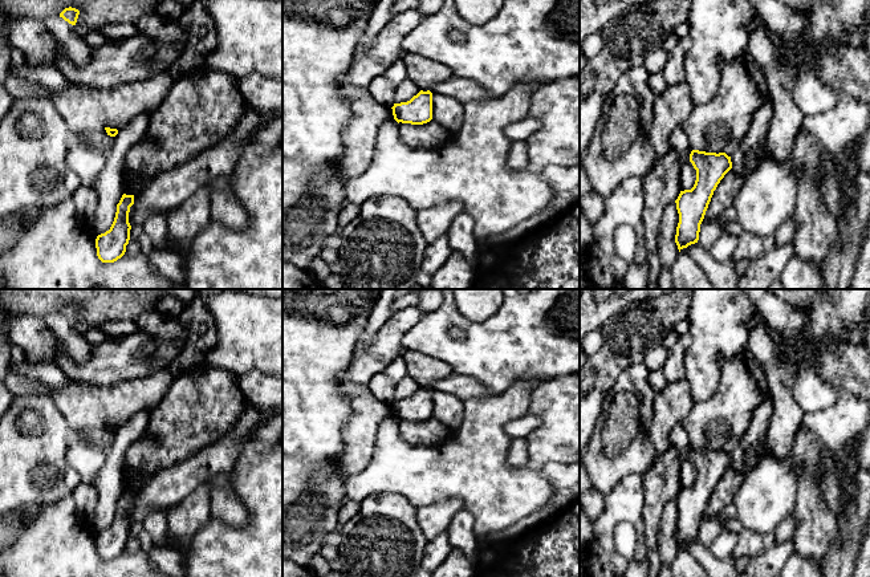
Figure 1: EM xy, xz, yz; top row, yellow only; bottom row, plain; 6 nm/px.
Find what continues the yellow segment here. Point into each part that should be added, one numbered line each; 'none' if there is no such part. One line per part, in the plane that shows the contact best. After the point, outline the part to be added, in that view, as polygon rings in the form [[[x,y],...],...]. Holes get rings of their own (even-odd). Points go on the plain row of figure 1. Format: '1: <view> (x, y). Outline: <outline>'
none

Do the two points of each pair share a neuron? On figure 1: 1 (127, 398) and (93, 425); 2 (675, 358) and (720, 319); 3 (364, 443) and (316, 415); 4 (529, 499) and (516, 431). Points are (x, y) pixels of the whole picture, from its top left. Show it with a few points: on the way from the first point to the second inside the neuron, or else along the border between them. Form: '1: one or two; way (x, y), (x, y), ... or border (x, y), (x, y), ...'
1: one; way (120, 402), (113, 405), (101, 417)
2: two; border (688, 333), (690, 342), (684, 353), (683, 377)
3: two; border (349, 401), (350, 417), (337, 462)
4: two; border (528, 413), (504, 427), (511, 438)

